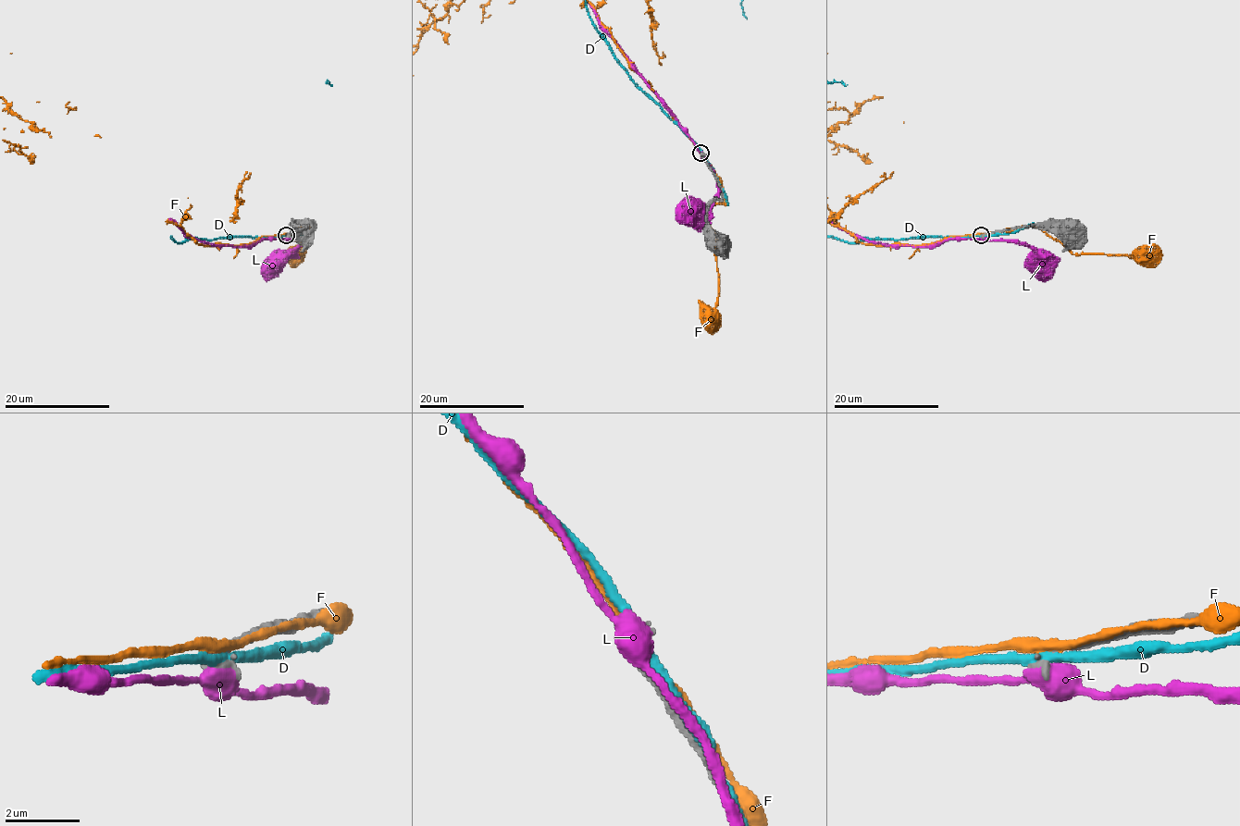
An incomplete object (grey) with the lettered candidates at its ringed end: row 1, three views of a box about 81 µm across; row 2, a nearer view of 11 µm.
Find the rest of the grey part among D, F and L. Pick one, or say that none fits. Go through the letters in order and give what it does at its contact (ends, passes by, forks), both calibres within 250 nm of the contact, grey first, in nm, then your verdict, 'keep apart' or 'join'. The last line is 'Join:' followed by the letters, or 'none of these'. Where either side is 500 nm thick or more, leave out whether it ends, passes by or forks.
D: it passes by; 300 nm thick on the grey side, 240 nm on the other; keep apart
F: it passes by; 240 nm thick on the grey side, 200 nm on the other; keep apart
L: 280 nm thick on the grey side, 550 nm on the other; keep apart
Join: none of these

